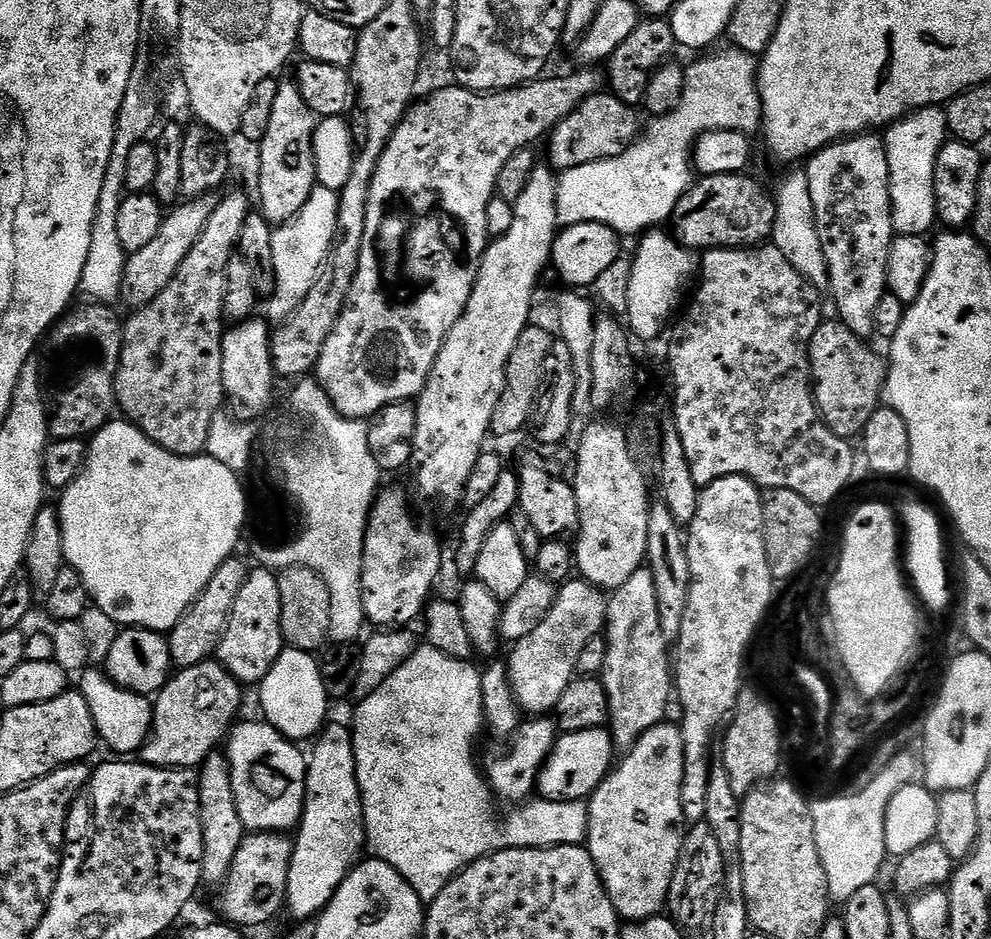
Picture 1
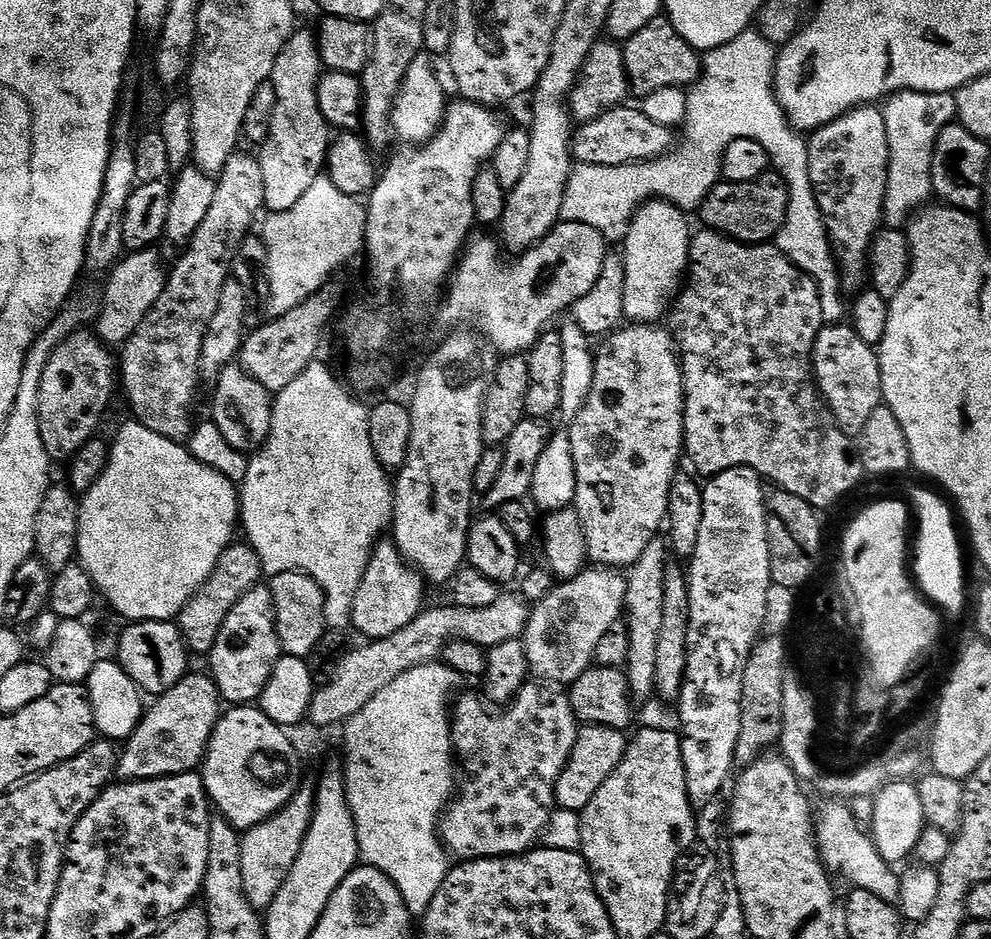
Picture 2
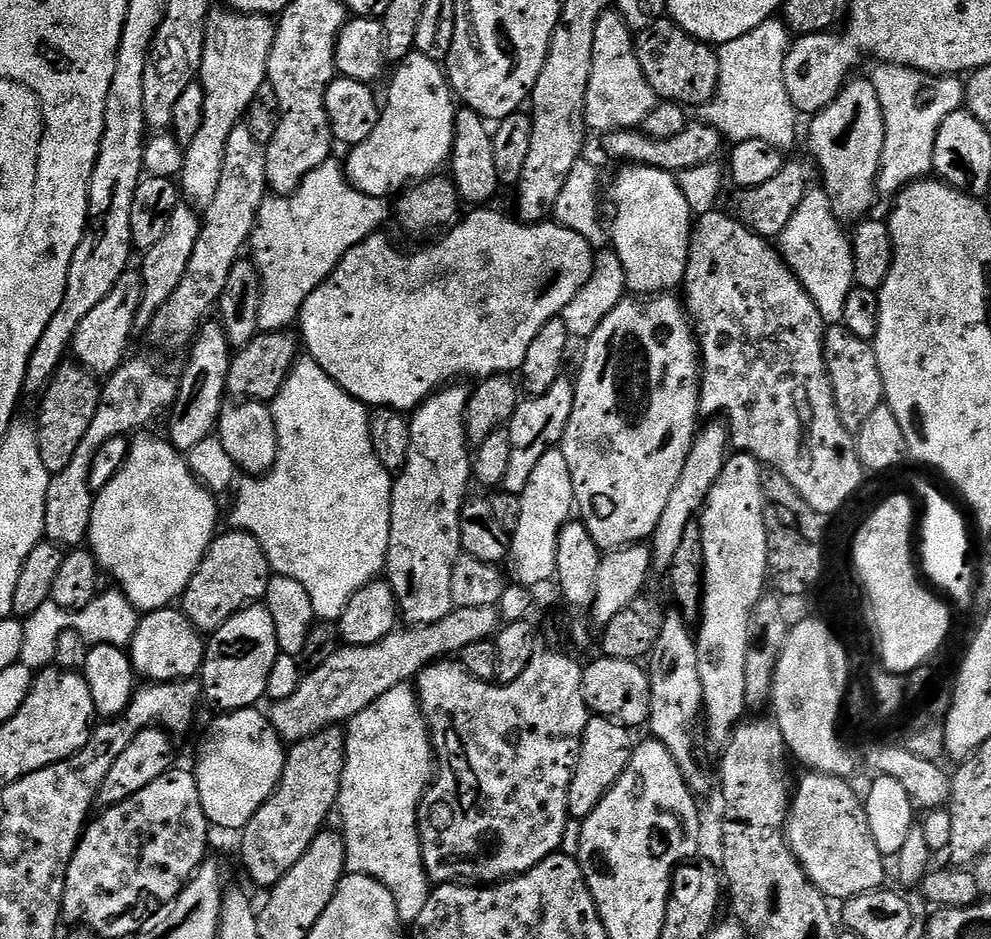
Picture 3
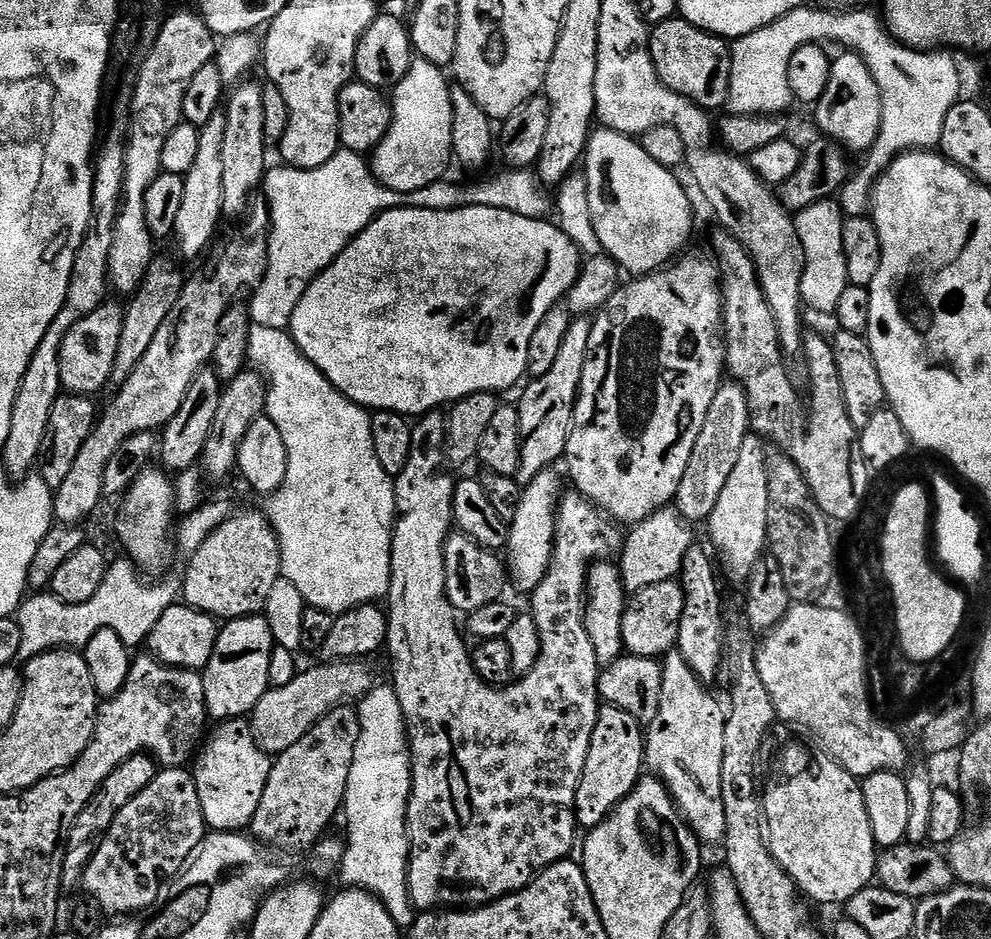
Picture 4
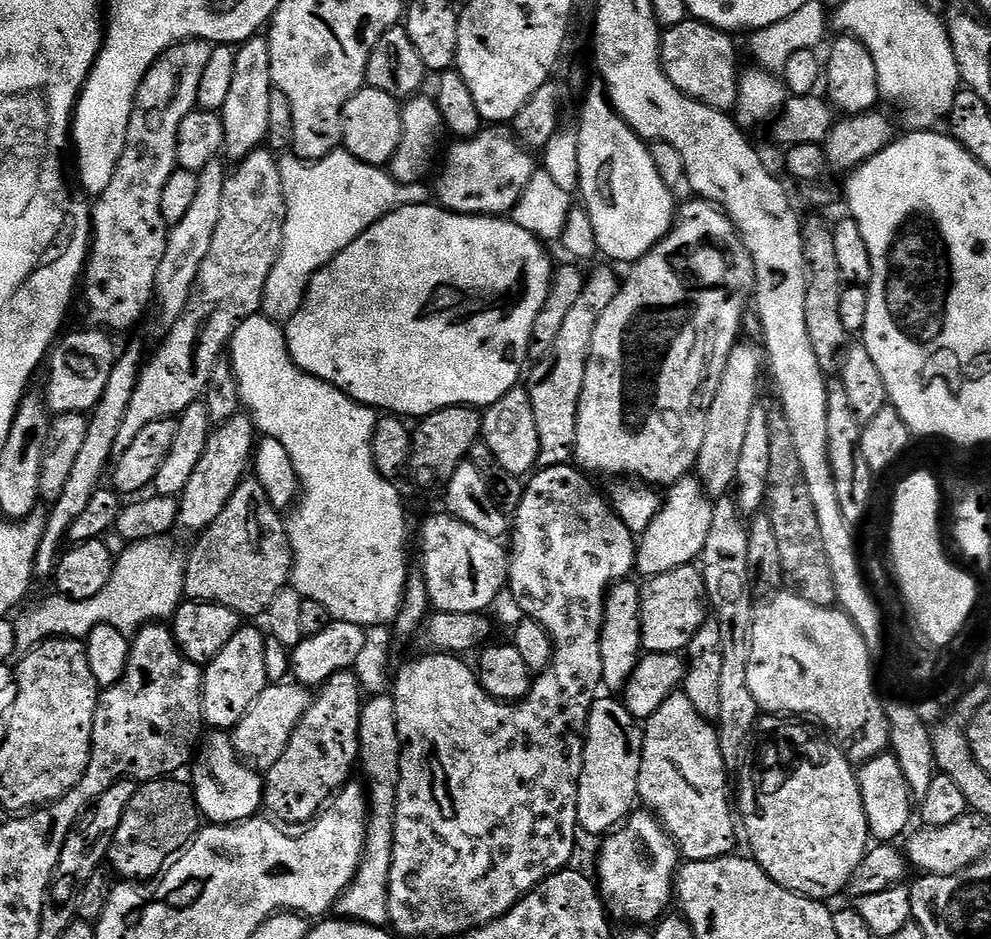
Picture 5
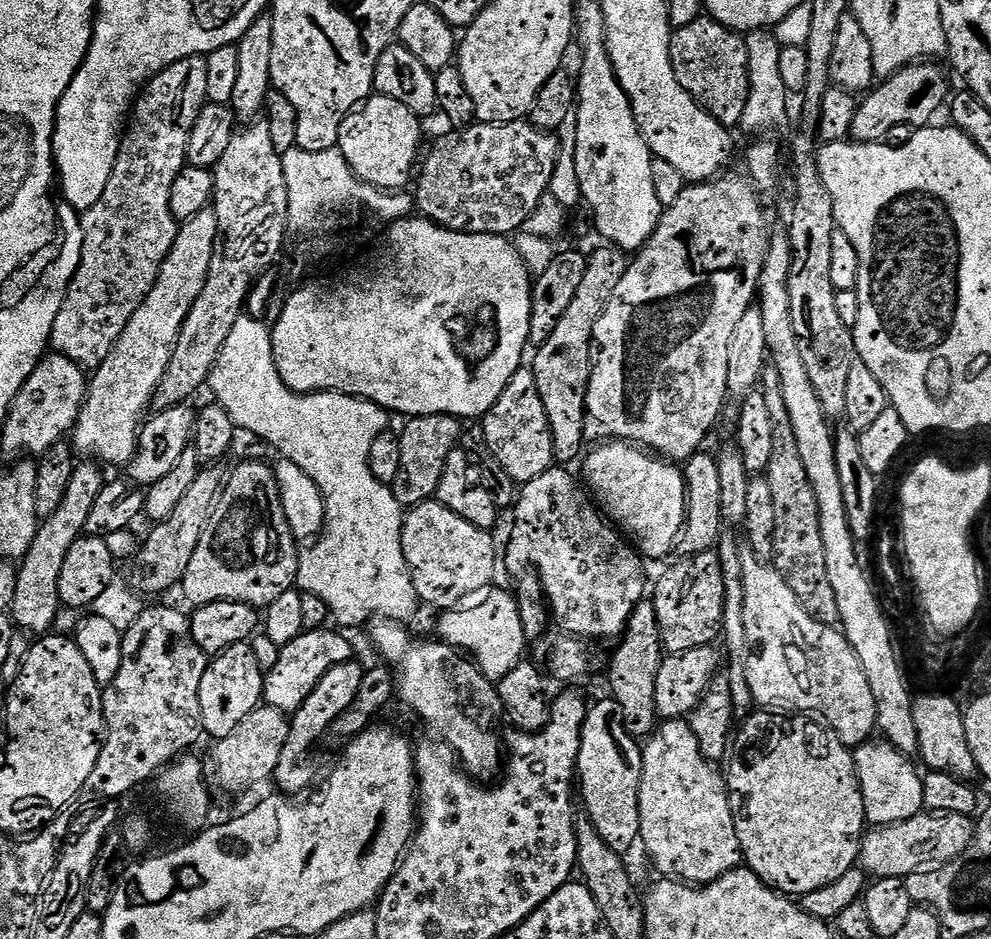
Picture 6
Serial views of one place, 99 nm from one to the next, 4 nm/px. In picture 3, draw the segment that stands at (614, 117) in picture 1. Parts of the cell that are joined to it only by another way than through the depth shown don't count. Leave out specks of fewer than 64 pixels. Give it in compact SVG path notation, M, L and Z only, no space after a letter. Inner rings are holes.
M690 122L682 130L682 134L674 134L674 138L665 140L650 138L640 128L623 128L617 132L609 132L603 137L604 148L614 159L624 160L620 162L627 162L632 166L657 168L673 174L688 172L703 164L713 163L717 159L720 147L725 147L726 144L724 137L714 125L707 122L699 123Z

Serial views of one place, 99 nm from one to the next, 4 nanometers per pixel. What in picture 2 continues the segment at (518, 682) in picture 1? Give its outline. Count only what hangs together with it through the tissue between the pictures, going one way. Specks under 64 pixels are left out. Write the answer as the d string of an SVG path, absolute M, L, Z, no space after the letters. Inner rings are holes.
M592 566L584 569L578 575L575 576L572 580L565 580L557 583L551 590L550 594L546 596L546 598L537 601L529 611L527 628L524 631L524 635L522 637L524 641L524 649L526 650L527 662L529 671L533 677L540 679L544 682L560 682L556 680L562 680L565 684L571 684L576 681L578 677L580 677L586 669L590 668L595 661L596 650L598 648L599 639L606 634L606 631L610 630L610 626L619 623L621 616L624 612L624 604L625 604L625 594L626 594L626 586L627 586L627 577L617 569L613 568L605 568L603 566Z

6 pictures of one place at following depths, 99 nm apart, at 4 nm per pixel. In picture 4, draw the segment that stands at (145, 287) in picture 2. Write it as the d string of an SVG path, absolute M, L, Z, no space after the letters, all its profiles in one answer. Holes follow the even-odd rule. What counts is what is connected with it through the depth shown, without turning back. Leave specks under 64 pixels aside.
M112 303L101 304L94 314L82 318L82 322L66 334L66 342L62 342L60 351L60 387L65 393L92 398L97 395L95 392L109 387L124 321L124 308Z

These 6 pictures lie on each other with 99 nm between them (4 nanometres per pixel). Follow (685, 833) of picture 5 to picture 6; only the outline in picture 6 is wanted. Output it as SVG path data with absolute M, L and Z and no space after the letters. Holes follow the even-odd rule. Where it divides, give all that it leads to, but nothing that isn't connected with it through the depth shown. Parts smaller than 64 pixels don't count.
M687 719L657 723L646 743L642 748L642 782L638 790L639 843L642 848L644 844L659 875L699 886L741 867L728 781L725 773L702 754Z

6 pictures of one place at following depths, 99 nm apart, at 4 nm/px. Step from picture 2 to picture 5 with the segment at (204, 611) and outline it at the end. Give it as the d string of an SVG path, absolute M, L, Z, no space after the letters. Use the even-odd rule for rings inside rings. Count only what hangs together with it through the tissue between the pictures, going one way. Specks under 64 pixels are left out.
M245 478L236 487L226 510L214 518L209 528L199 533L192 552L187 553L188 565L184 571L184 595L189 600L200 600L204 604L221 604L234 610L241 618L263 617L270 602L289 583L292 575L292 548L288 545L286 520L266 498L266 492L255 478Z

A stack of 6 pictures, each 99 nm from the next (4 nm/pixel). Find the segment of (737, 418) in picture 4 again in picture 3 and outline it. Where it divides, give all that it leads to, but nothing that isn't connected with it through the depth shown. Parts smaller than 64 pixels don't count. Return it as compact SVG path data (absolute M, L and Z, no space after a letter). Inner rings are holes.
M727 423L705 424L708 425L705 428L703 425L696 433L696 441L686 458L686 466L682 466L682 478L678 478L678 486L674 486L674 491L670 493L666 510L662 510L662 518L658 518L658 526L650 537L653 573L667 573L670 562L674 562L674 554L682 542L682 537L686 534L686 526L690 526L699 517L710 490L714 490L714 482L718 482L718 474L722 474L728 461L730 437Z

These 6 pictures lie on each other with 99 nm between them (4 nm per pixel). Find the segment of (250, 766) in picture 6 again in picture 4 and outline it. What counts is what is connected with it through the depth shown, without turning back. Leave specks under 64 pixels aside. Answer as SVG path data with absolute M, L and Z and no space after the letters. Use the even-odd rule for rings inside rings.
M356 660L339 662L320 662L317 668L297 671L294 682L286 686L277 684L269 687L268 693L258 702L258 706L250 713L252 736L258 746L269 757L275 758L281 752L290 750L298 738L302 738L326 714L335 708L359 702L374 687L372 672L367 663Z

